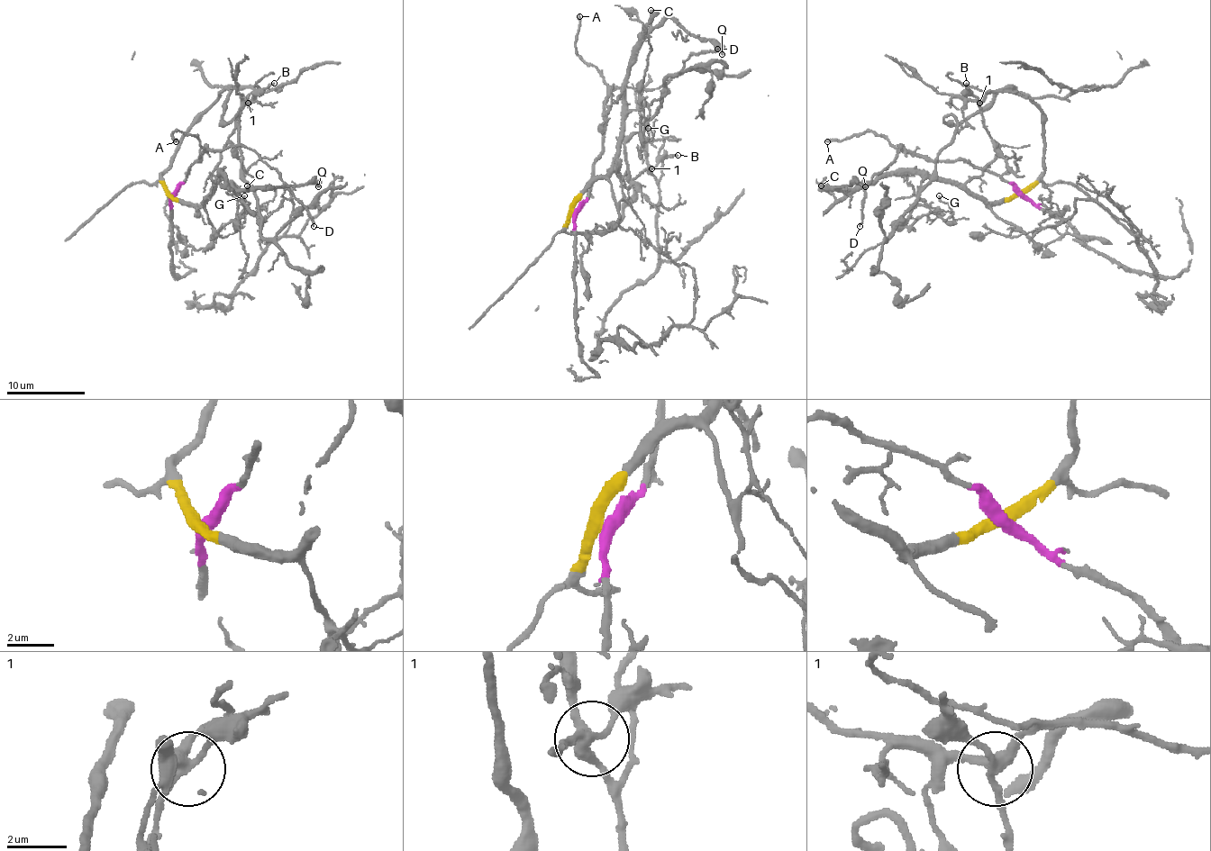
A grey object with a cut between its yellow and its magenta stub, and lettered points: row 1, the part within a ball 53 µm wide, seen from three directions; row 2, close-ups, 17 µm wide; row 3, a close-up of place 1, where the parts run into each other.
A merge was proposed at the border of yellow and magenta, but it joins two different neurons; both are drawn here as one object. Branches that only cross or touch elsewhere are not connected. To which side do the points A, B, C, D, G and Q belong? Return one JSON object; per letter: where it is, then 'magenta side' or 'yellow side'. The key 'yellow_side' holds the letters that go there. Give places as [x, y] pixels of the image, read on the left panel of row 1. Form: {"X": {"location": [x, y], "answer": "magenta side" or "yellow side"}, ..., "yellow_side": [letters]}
{"A": {"location": [176, 141], "answer": "magenta side"}, "B": {"location": [274, 83], "answer": "yellow side"}, "C": {"location": [247, 185], "answer": "yellow side"}, "D": {"location": [314, 226], "answer": "magenta side"}, "G": {"location": [244, 195], "answer": "yellow side"}, "Q": {"location": [318, 186], "answer": "yellow side"}, "yellow_side": ["B", "C", "G", "Q"]}

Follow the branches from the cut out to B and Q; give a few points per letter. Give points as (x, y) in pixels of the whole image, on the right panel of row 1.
B: (1023, 195), (986, 204), (966, 187), (968, 181), (979, 176), (997, 146), (984, 126), (979, 101), (966, 83)
Q: (1023, 195), (986, 204), (950, 183), (916, 174), (889, 174), (851, 189), (828, 189), (854, 183), (866, 187)

